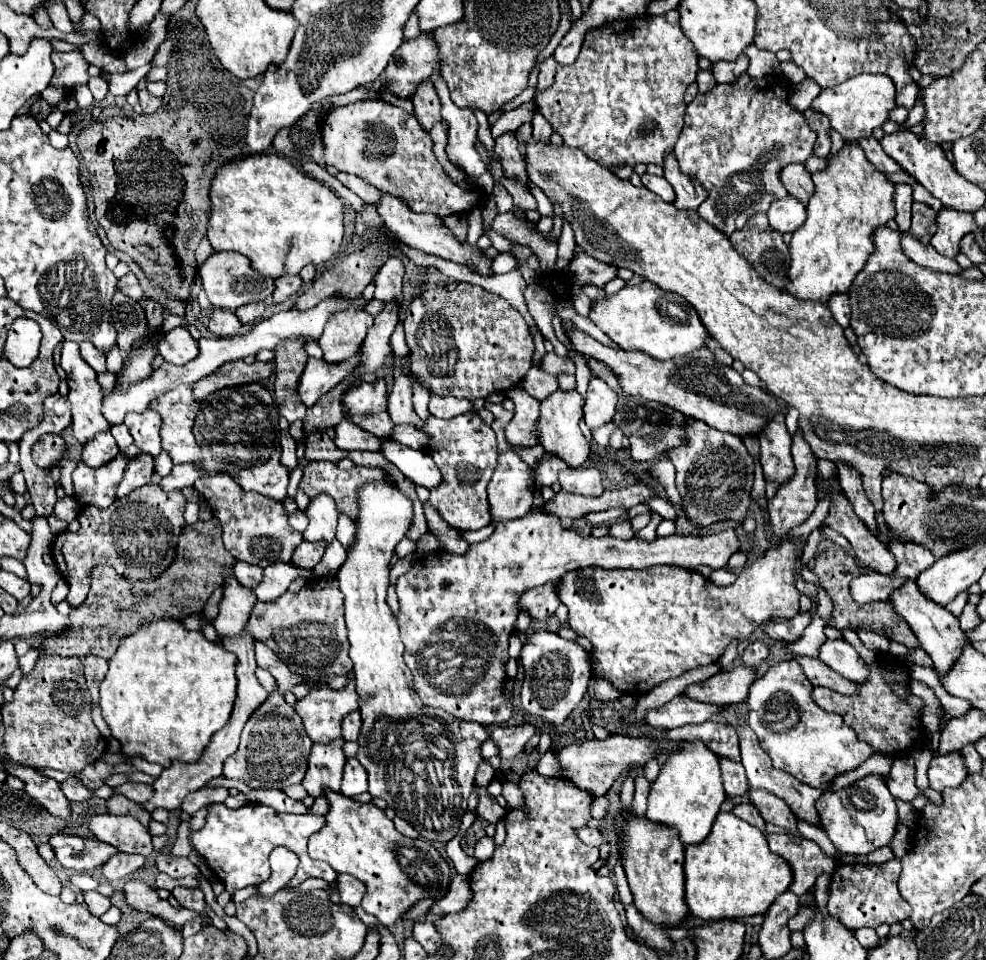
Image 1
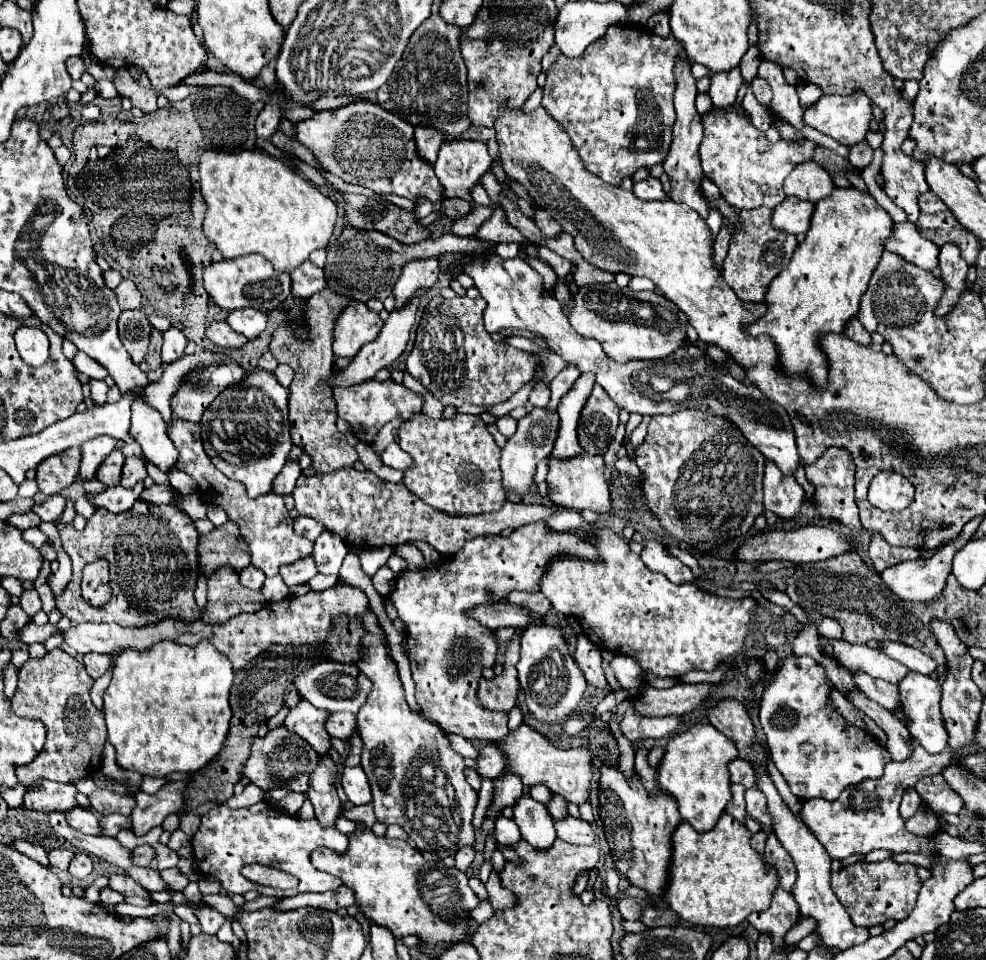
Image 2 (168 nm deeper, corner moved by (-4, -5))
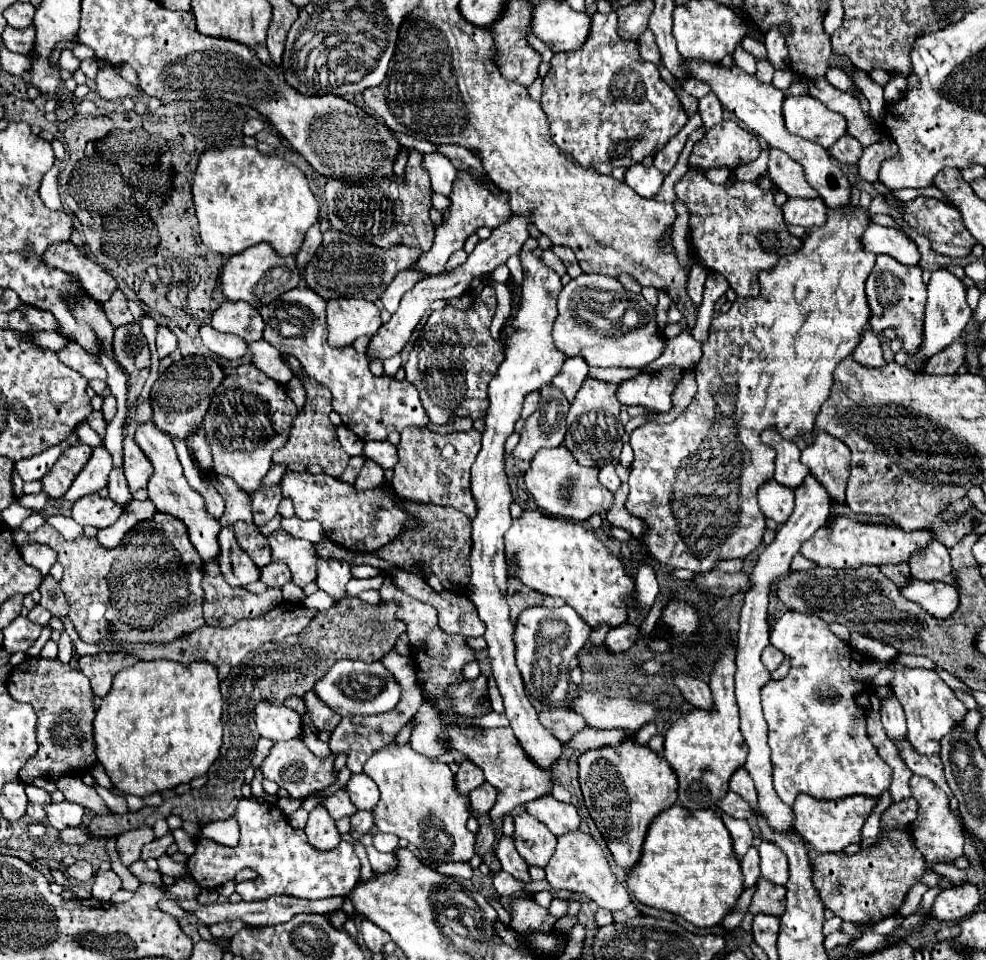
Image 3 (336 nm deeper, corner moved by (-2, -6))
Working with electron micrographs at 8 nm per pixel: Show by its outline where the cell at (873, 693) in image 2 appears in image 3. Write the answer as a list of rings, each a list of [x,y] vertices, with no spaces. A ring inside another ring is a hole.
[[[887,695],[885,699],[881,699],[881,721],[885,727],[885,733],[889,735],[889,739],[903,739],[907,735],[907,727],[905,727],[905,713],[901,703],[897,701],[895,695]]]

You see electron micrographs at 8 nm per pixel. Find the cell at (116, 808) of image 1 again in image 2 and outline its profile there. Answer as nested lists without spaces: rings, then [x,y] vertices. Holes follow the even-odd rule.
[[[121,814],[103,816],[99,824],[101,824],[101,830],[103,830],[103,836],[117,836],[117,832],[121,828],[131,828],[131,820],[127,816],[121,816]]]

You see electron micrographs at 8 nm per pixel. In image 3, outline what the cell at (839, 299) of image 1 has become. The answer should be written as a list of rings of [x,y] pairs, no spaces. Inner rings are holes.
[[[865,329],[861,333],[861,341],[853,351],[853,359],[857,363],[863,363],[865,367],[881,367],[881,363],[885,363],[881,353],[881,341],[871,329]]]

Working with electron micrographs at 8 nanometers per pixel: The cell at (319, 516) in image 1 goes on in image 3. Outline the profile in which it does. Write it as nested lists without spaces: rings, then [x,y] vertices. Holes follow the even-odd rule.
[[[321,559],[317,561],[317,579],[315,583],[325,593],[333,595],[335,599],[343,599],[347,595],[345,585],[351,579],[351,567],[349,563],[341,559]]]

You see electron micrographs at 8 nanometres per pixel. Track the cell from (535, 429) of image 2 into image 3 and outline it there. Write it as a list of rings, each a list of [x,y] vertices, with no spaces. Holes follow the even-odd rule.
[[[545,385],[541,389],[539,409],[531,417],[525,419],[525,427],[521,431],[521,441],[513,449],[513,457],[517,461],[531,461],[539,449],[561,445],[565,439],[565,415],[567,415],[567,411],[569,411],[569,403],[567,403],[567,399],[561,399],[561,391],[557,391],[553,385]]]

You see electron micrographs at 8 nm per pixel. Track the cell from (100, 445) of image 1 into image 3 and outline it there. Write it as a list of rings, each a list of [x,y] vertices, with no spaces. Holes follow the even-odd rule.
[[[113,467],[113,469],[111,469],[107,489],[109,489],[109,497],[111,497],[113,501],[117,501],[117,503],[125,503],[125,507],[127,507],[127,503],[131,501],[131,493],[129,493],[127,479],[125,479],[121,467]]]

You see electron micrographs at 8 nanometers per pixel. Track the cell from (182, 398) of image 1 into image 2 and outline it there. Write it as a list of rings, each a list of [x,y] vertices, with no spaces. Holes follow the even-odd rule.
[[[173,420],[173,424],[167,428],[169,438],[173,440],[175,448],[179,450],[177,470],[183,470],[191,474],[197,480],[199,494],[209,504],[219,504],[227,514],[229,520],[235,522],[241,528],[241,536],[245,538],[249,552],[251,552],[251,564],[265,572],[265,576],[275,576],[279,566],[293,564],[301,558],[311,556],[313,544],[307,538],[301,538],[293,532],[293,520],[289,518],[289,512],[283,504],[281,496],[275,494],[263,494],[259,498],[247,498],[245,486],[241,482],[229,480],[223,472],[219,472],[213,462],[207,458],[203,444],[201,444],[201,426],[185,420]]]

